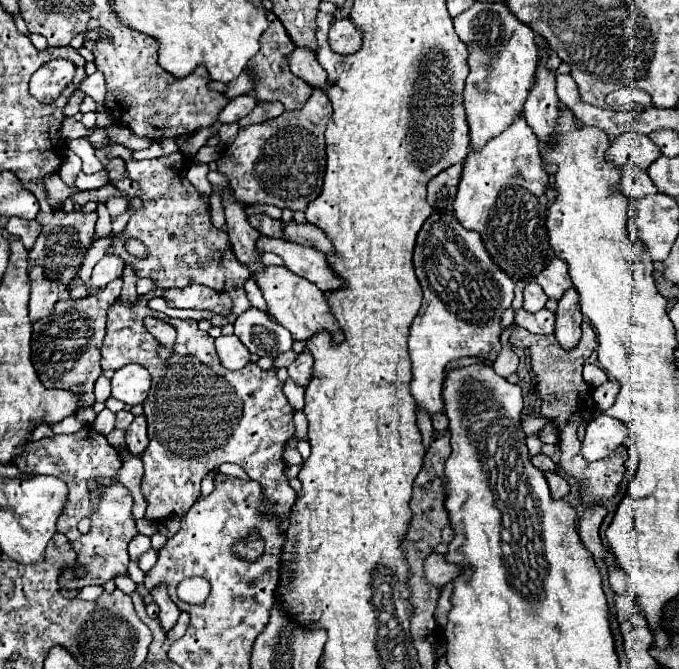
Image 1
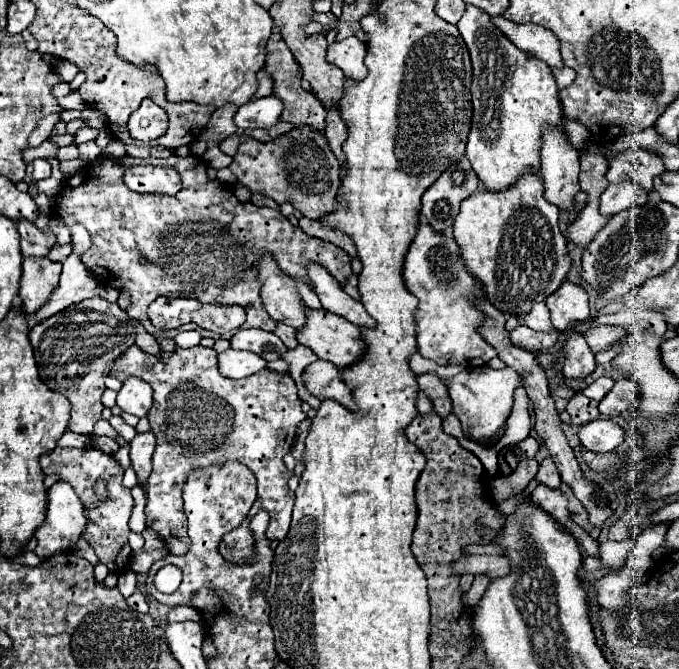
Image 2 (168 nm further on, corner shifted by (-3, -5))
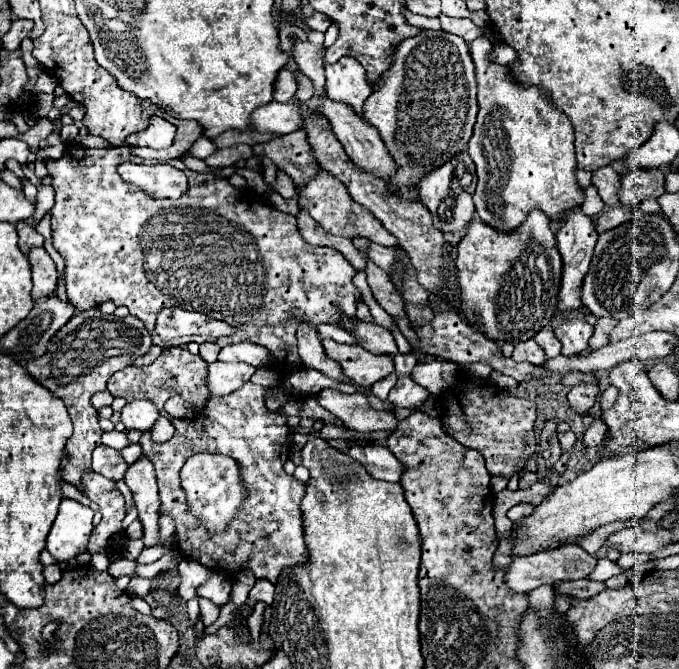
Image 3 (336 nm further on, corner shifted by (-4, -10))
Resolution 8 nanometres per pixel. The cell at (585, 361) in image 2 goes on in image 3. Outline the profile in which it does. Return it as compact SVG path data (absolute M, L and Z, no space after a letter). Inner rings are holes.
M580 384L568 392L568 404L576 414L586 416L590 412L590 408L594 406L598 394L600 394L600 390L596 384Z

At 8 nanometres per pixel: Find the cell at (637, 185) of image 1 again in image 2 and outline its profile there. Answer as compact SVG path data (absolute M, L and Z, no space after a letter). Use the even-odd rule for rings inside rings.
M625 179L619 183L611 183L603 195L601 195L601 205L599 211L603 215L615 215L619 211L625 211L627 207L639 207L647 203L649 193L641 189L633 179Z

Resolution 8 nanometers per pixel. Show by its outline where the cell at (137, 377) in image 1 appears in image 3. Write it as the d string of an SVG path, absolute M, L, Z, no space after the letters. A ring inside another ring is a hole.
M132 400L122 408L122 422L126 430L150 432L158 416L158 408L150 400Z

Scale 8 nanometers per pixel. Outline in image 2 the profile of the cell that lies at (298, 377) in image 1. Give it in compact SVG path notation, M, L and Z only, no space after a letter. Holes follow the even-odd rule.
M323 359L307 365L303 371L303 383L311 395L317 399L335 399L345 407L355 407L351 399L351 389L341 381L339 369Z

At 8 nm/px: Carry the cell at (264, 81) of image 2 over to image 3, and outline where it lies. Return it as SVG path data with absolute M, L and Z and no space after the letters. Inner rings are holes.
M282 70L282 72L278 74L278 80L276 80L274 100L276 100L276 102L290 102L290 100L294 98L296 90L298 90L298 82L296 82L294 72Z

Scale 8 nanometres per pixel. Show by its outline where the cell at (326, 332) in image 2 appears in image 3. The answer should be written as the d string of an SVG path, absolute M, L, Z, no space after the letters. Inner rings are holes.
M322 340L328 358L336 360L346 378L360 388L370 388L374 382L394 372L392 356L376 356L360 346L338 344L334 340Z

